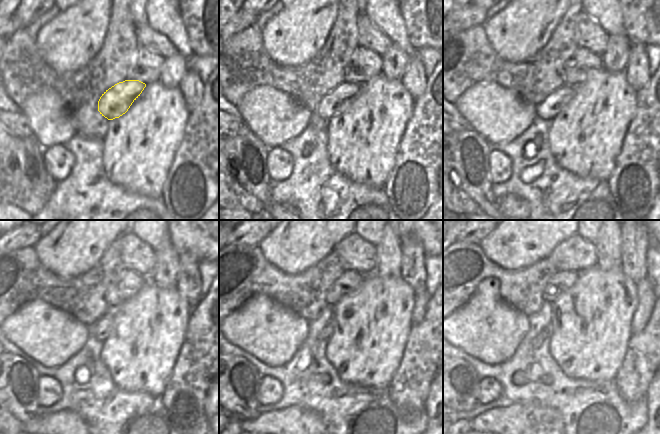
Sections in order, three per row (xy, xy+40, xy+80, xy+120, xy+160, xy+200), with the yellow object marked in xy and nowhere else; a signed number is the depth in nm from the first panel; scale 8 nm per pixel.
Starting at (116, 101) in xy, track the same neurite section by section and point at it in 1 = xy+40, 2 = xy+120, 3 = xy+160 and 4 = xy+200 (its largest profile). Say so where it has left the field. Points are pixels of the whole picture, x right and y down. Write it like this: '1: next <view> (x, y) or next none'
1: next xy+40 (336, 101)
2: next xy+120 (104, 326)
3: next xy+160 (326, 332)
4: next xy+200 (536, 342)

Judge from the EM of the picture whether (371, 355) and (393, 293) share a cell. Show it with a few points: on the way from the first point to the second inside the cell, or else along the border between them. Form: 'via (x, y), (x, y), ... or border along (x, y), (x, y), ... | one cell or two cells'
via (376, 340), (376, 325), (388, 313), (388, 308) | one cell

